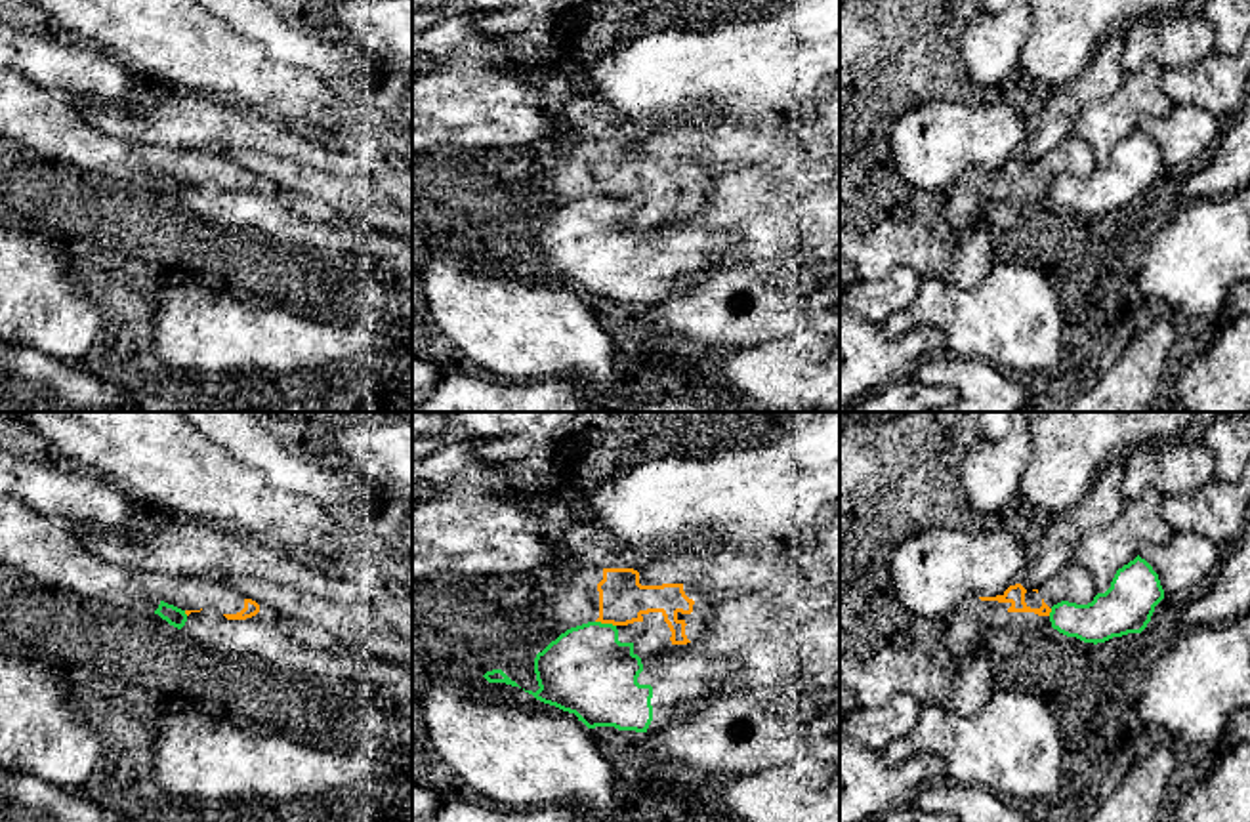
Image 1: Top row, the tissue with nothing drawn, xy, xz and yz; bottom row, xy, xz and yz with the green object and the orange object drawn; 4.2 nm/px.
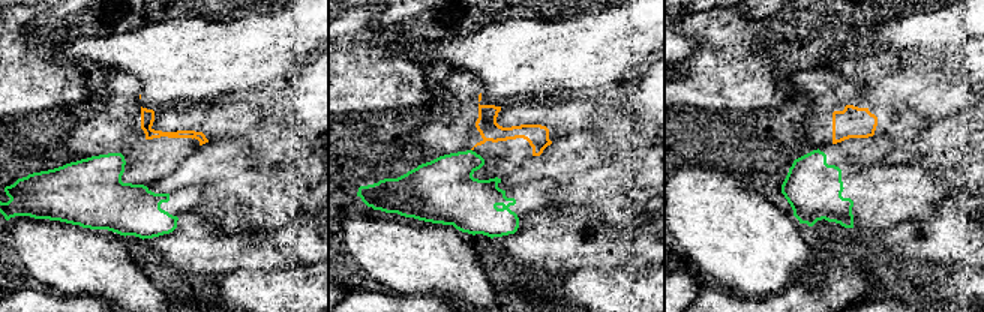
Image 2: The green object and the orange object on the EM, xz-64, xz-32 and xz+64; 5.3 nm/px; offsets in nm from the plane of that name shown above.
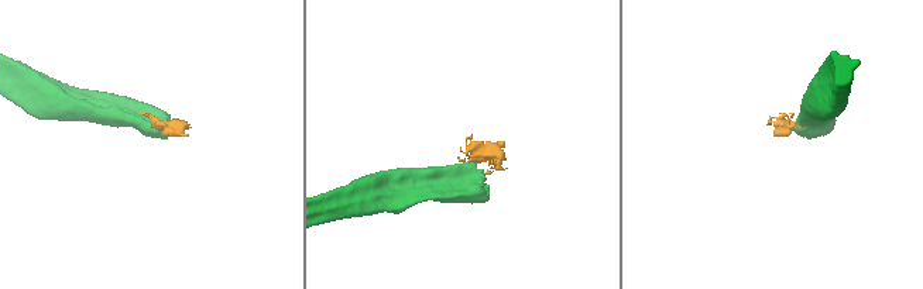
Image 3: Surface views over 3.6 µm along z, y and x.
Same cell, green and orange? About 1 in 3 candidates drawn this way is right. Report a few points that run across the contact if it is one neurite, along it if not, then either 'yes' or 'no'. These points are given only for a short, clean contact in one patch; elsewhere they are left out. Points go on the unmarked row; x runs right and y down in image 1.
line xz (596, 193), (615, 199); no

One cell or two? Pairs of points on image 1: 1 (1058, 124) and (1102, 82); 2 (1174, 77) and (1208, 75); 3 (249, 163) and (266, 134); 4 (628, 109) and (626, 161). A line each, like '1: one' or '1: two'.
1: one
2: one
3: two
4: two

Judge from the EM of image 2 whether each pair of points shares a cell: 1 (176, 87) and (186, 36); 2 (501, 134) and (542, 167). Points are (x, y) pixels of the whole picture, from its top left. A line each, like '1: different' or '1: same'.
1: same
2: different

